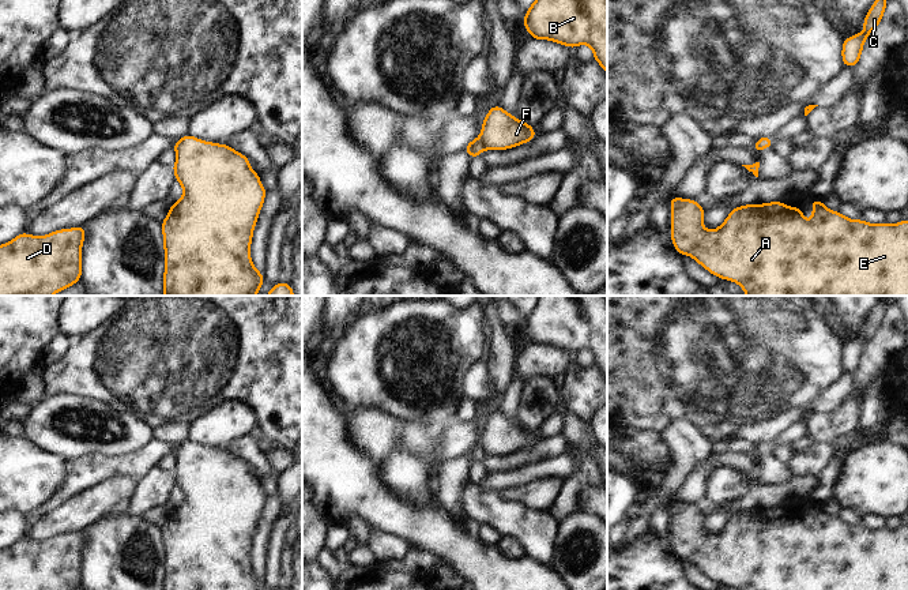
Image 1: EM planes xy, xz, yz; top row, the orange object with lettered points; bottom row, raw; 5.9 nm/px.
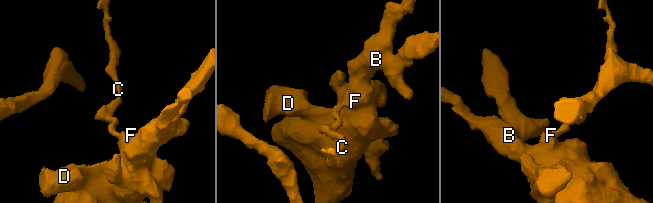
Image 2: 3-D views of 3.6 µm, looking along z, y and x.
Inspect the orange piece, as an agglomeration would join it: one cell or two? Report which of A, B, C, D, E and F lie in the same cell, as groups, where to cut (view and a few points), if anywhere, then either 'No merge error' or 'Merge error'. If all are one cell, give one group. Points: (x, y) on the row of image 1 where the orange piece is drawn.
Groups: A B D E F / C. Split along xz (478, 138), (485, 149). Merge error.

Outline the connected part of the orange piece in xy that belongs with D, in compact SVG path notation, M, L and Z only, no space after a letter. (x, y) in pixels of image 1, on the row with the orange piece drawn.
M84 226L44 237L20 233L0 245L0 296L52 296L82 277Z

